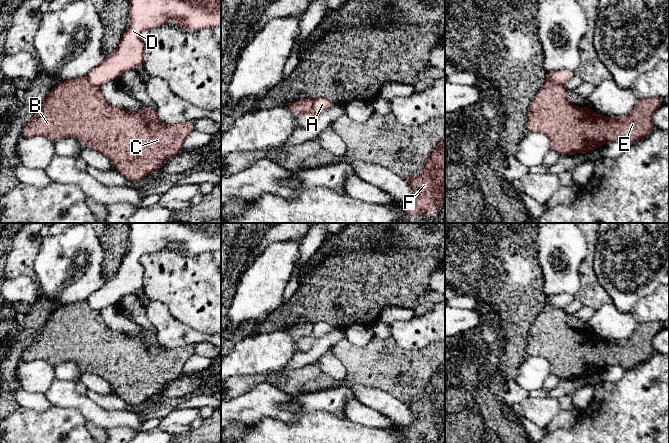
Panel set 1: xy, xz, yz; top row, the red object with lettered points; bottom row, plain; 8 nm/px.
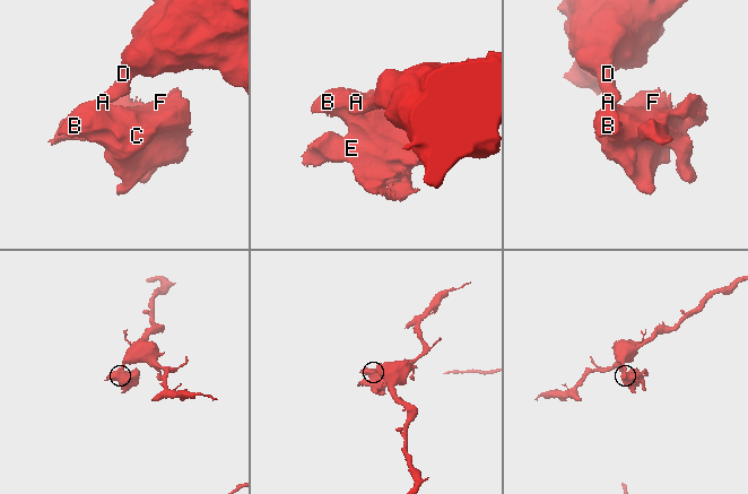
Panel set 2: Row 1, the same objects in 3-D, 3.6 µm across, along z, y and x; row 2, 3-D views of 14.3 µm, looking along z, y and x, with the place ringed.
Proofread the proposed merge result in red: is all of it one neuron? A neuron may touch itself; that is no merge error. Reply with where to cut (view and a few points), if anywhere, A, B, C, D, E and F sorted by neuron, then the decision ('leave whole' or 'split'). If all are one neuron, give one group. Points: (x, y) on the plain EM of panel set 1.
yz (545, 304), (562, 308) | A D / B C E F | split

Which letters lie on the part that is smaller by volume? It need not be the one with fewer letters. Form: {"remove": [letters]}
{"remove": ["B", "C", "E", "F"]}

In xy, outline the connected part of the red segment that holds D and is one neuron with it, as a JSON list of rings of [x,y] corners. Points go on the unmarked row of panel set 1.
[[[128,223],[128,225],[129,251],[114,277],[87,298],[86,302],[92,309],[100,311],[106,306],[119,304],[124,296],[143,290],[144,268],[140,258],[145,254],[161,251],[171,244],[177,245],[185,255],[221,250],[221,223]]]

